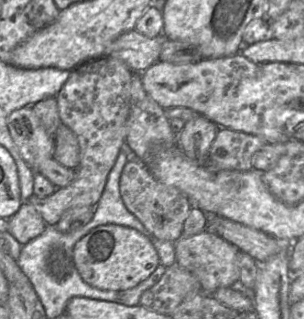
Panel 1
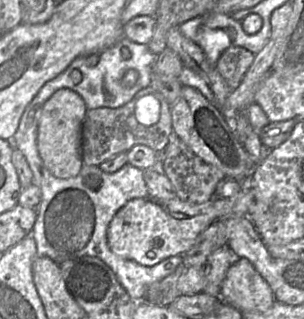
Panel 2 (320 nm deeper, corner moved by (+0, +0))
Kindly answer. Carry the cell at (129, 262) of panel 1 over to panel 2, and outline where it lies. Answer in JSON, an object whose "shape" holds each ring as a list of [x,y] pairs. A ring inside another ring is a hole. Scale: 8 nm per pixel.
{"shape":[[[252,187],[231,197],[214,197],[203,204],[189,203],[179,197],[168,201],[134,198],[113,216],[107,229],[107,243],[110,250],[120,257],[143,266],[154,266],[164,259],[188,252],[199,235],[215,221],[248,215],[253,200]]]}

